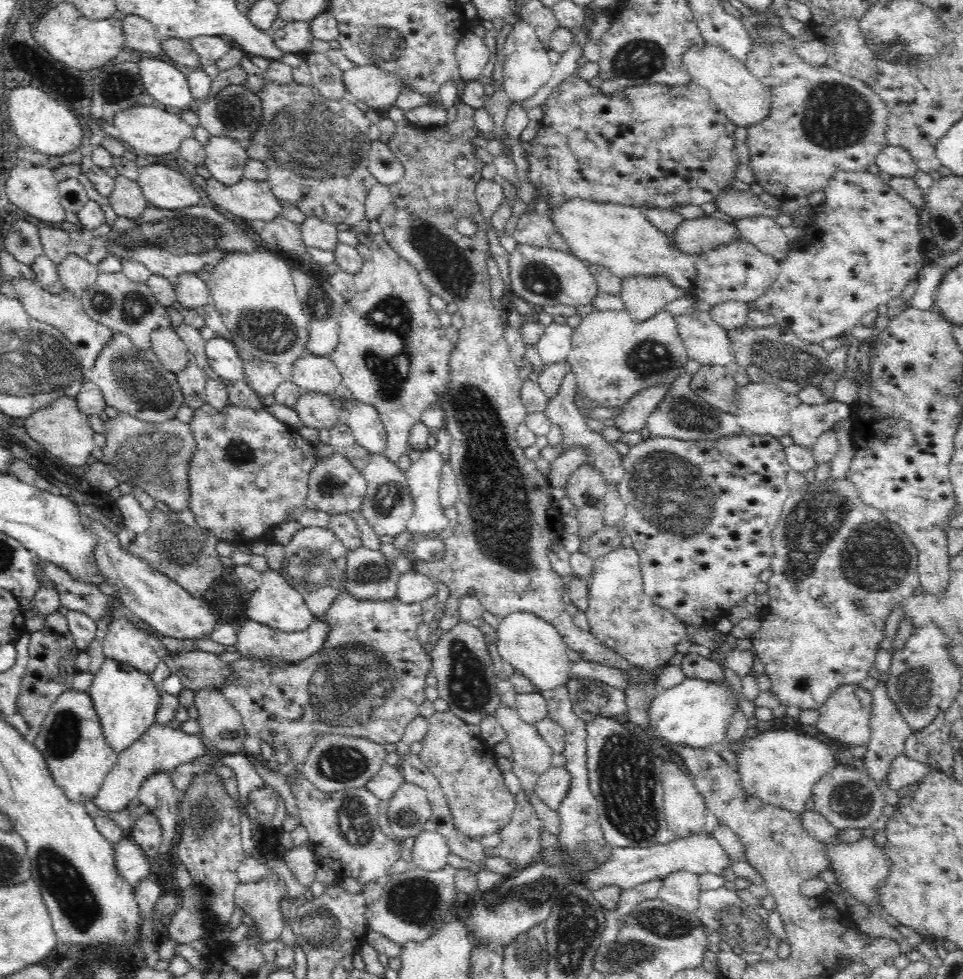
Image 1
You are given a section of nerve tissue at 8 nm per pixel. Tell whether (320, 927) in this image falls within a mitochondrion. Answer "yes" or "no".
yes

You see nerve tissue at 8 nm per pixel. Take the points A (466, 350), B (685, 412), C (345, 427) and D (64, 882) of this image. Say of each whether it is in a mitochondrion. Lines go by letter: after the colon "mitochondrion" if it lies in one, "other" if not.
A: other
B: mitochondrion
C: other
D: mitochondrion

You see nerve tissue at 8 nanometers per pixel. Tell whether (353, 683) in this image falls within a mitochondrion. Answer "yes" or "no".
yes

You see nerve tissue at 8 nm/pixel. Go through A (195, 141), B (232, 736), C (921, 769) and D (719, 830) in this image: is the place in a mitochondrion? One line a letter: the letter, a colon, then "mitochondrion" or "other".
A: other
B: mitochondrion
C: other
D: other

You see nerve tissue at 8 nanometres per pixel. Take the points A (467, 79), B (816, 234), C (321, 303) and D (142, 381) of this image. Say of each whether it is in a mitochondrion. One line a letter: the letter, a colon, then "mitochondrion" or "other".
A: other
B: other
C: mitochondrion
D: mitochondrion

